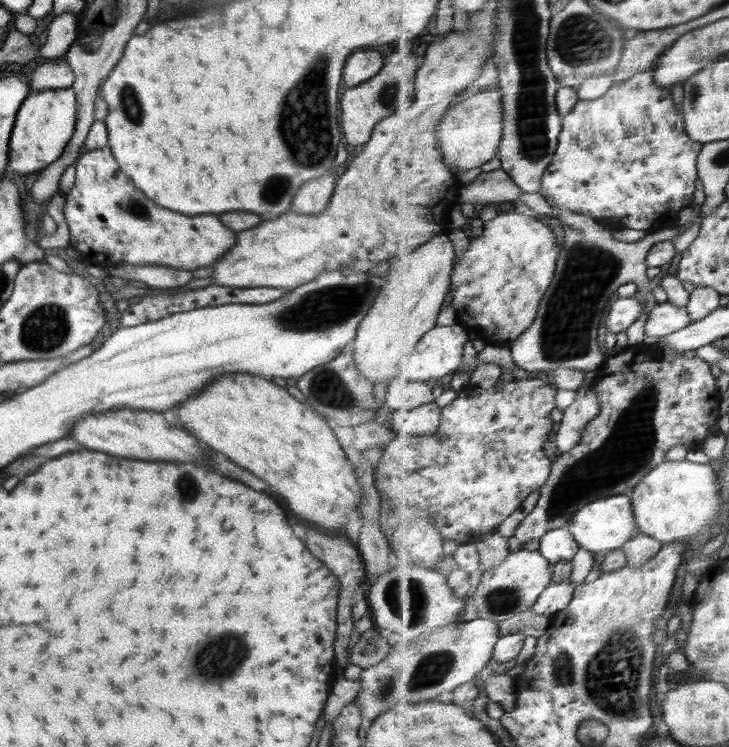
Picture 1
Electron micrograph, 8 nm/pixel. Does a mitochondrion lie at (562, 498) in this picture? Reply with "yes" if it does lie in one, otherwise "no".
yes

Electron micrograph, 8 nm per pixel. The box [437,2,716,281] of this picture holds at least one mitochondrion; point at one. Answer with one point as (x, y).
(582, 42)

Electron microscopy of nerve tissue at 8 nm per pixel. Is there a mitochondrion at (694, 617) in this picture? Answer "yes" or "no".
no

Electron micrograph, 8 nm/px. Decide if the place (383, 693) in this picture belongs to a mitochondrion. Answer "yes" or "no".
yes

